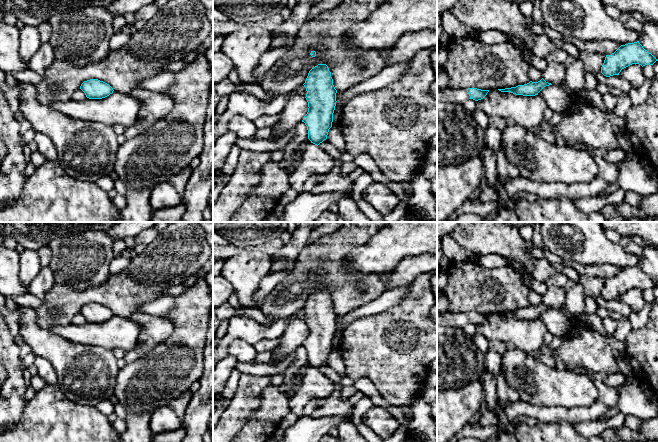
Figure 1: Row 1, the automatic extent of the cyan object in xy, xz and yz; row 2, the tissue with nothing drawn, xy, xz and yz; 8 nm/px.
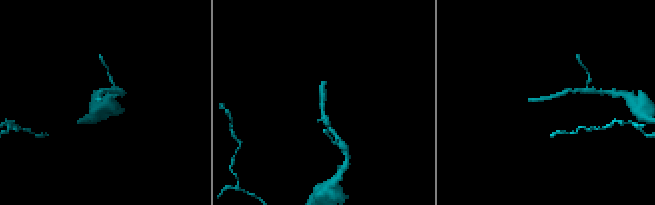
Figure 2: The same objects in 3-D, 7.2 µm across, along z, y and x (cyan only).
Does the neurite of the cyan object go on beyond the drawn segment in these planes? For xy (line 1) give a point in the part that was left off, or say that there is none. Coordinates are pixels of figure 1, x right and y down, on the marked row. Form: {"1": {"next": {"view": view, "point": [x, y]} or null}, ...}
{"1": {"next": null}}

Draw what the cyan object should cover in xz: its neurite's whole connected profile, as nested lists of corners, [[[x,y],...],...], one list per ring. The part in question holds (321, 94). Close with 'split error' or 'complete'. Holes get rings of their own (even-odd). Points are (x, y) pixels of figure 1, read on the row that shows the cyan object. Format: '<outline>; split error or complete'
[[[326,64],[312,68],[303,85],[307,91],[305,98],[309,108],[302,122],[307,126],[308,139],[318,146],[327,139],[332,127],[337,90]]]; complete

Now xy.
[[[98,79],[84,81],[81,84],[80,89],[89,99],[102,99],[109,96],[114,91],[109,84]]]; complete

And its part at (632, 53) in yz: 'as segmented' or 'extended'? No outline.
as segmented

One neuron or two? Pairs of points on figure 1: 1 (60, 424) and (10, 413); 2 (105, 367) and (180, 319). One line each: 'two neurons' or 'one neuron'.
1: two neurons
2: two neurons

